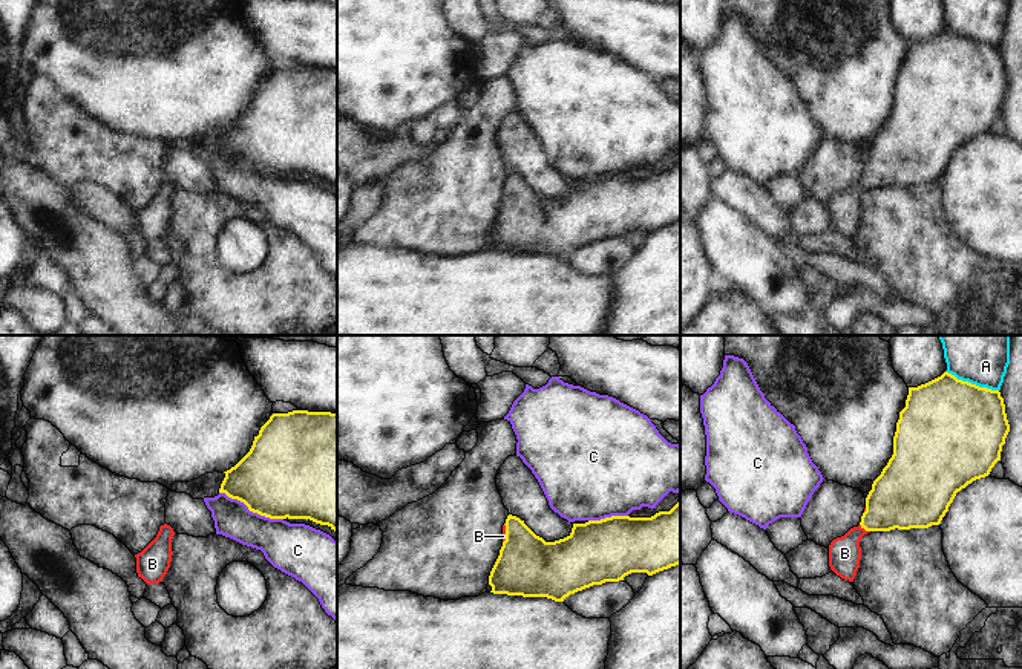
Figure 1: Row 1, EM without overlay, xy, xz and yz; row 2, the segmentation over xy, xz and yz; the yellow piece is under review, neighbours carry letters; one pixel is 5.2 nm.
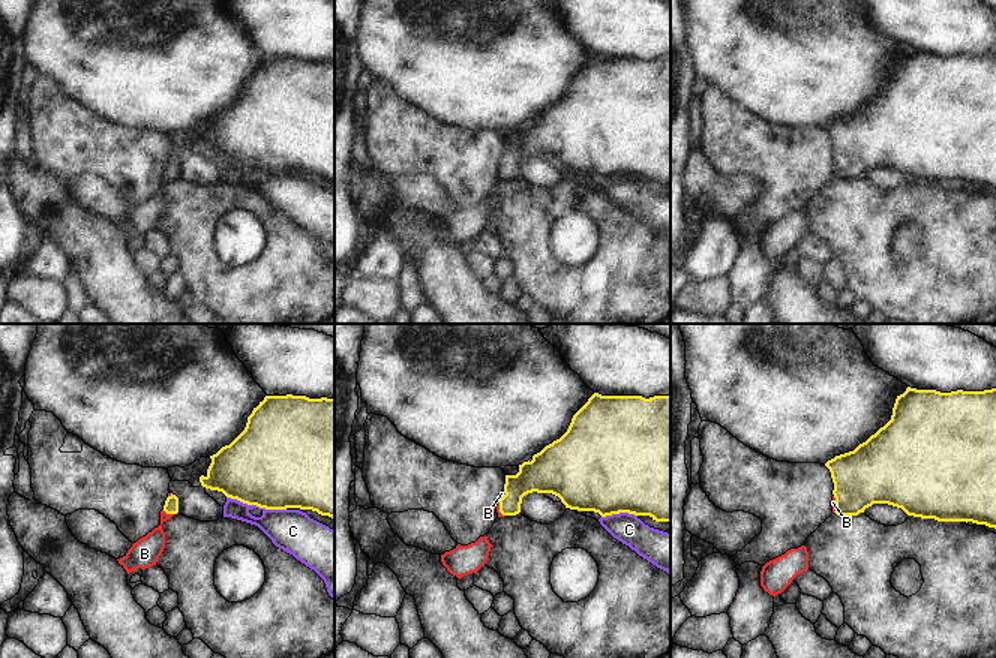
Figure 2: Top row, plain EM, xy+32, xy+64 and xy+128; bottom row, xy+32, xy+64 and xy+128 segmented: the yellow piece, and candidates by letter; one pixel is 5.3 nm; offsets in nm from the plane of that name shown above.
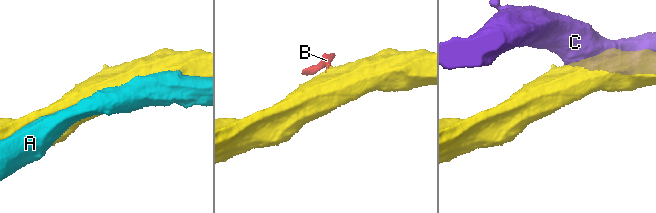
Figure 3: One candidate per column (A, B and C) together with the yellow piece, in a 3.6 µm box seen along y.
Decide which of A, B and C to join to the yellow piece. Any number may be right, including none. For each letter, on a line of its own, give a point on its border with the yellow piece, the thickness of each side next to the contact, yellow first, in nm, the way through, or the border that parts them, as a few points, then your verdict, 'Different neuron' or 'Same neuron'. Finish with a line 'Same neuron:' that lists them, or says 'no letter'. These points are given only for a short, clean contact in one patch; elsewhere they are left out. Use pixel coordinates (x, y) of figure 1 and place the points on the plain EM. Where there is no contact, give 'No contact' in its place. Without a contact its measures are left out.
A: Touches yellow at yz (970, 40). Thickness 500 nm (yellow) against 220 nm. Different neuron
B: Touches yellow at yz (864, 186). Thickness 320 nm (yellow) against 180 nm. Path across: yz (901, 155), (864, 186), (849, 199), (845, 210). Same neuron
C: Touches yellow at xy (252, 167). Thickness 440 nm (yellow) against 240 nm. Different neuron
Same neuron: B.

